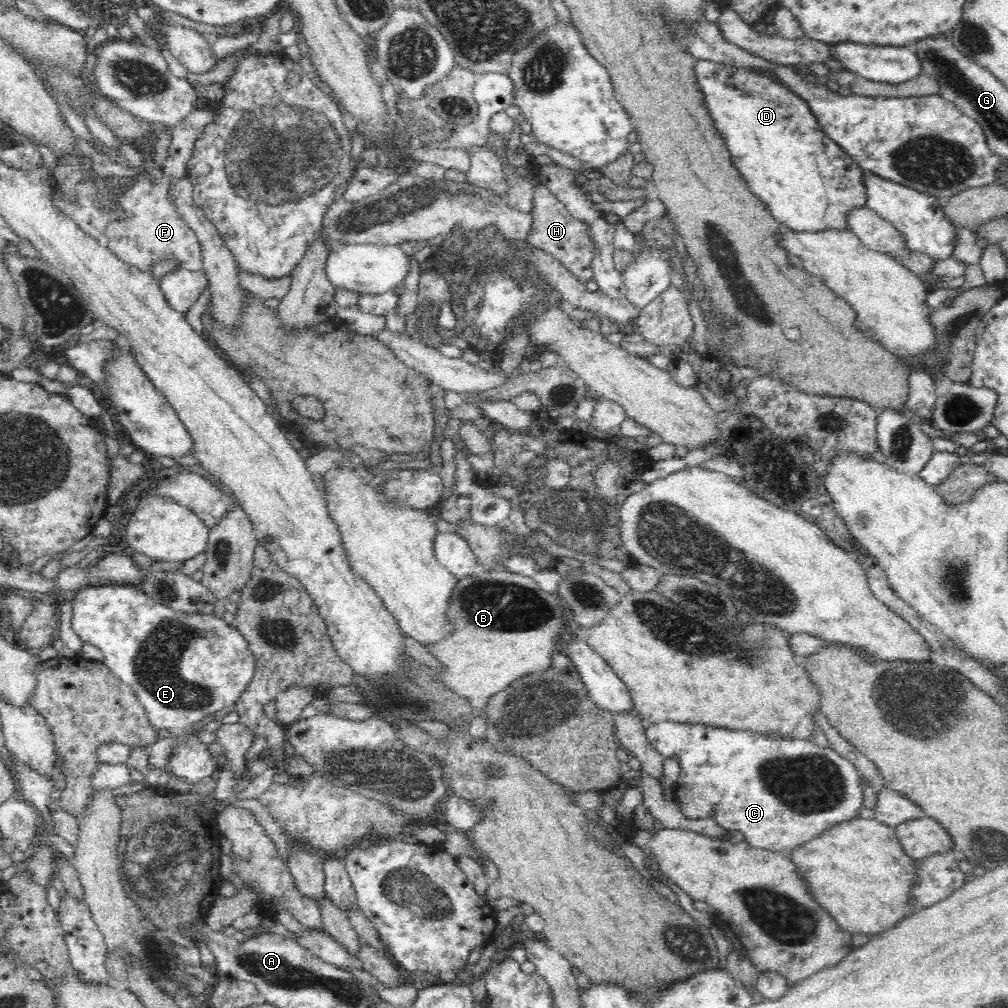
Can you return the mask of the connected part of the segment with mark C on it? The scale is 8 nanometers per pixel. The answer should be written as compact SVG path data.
M660 722L645 728L648 741L664 755L678 757L681 771L674 787L674 800L688 820L714 818L727 832L739 831L755 848L790 852L824 836L834 826L860 818L864 808L864 783L855 764L831 746L822 748L810 740L774 738L746 730L713 728L705 724Z

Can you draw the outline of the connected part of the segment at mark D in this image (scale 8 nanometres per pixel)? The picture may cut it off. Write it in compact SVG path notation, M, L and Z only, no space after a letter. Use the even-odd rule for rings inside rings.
M702 59L695 60L694 67L710 115L719 134L728 142L726 145L734 158L732 162L742 170L750 191L770 206L774 218L794 233L849 230L850 212L866 207L868 201L865 174L858 162L824 133L807 104L777 80L757 70Z

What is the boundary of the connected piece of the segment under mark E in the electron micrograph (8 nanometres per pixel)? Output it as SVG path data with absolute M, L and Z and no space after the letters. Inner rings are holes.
M122 584L86 586L80 589L72 602L72 630L83 643L100 648L102 663L122 682L131 686L135 700L142 705L147 722L156 730L168 730L175 745L171 748L165 768L171 777L184 778L190 785L213 777L222 768L223 758L210 751L209 744L198 738L194 726L206 716L232 706L256 674L256 655L250 651L246 637L236 626L218 618L216 614L203 612L181 612L166 603L152 600L135 585Z

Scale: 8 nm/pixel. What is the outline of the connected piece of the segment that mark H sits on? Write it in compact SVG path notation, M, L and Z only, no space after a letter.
M540 185L534 190L534 210L532 210L533 222L530 238L525 245L534 246L546 251L558 259L580 282L586 284L593 278L591 272L591 258L593 253L593 241L585 224L574 218L566 207L556 200L556 197L547 189L547 186Z

